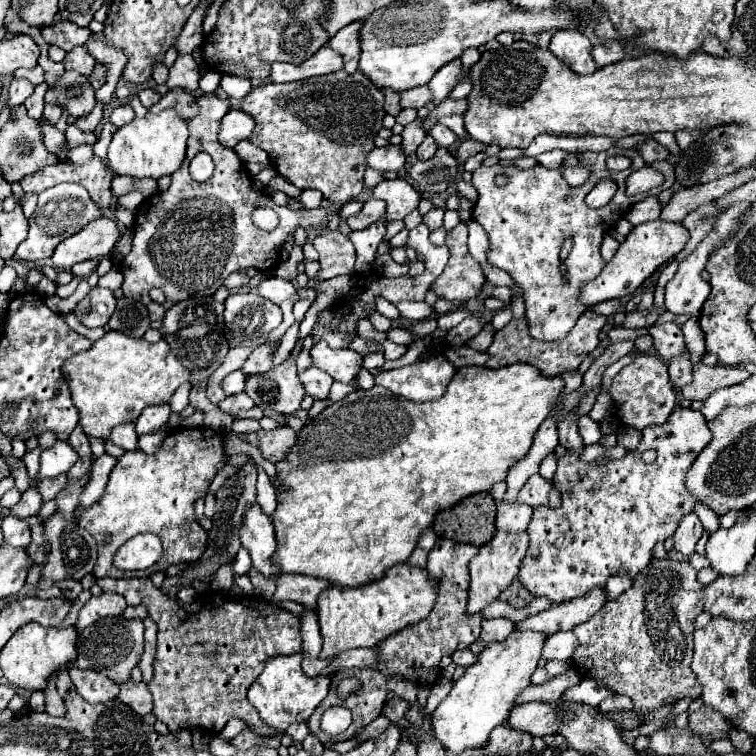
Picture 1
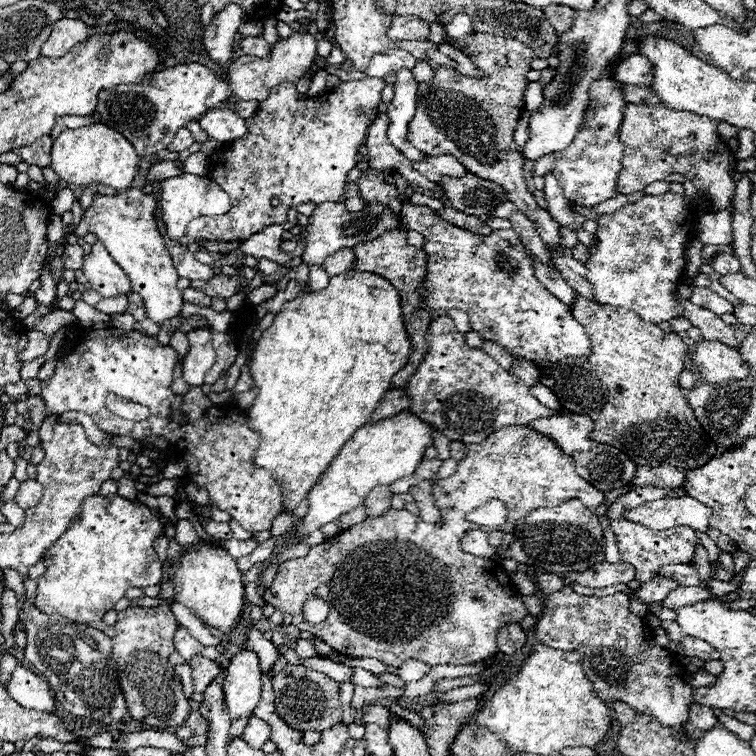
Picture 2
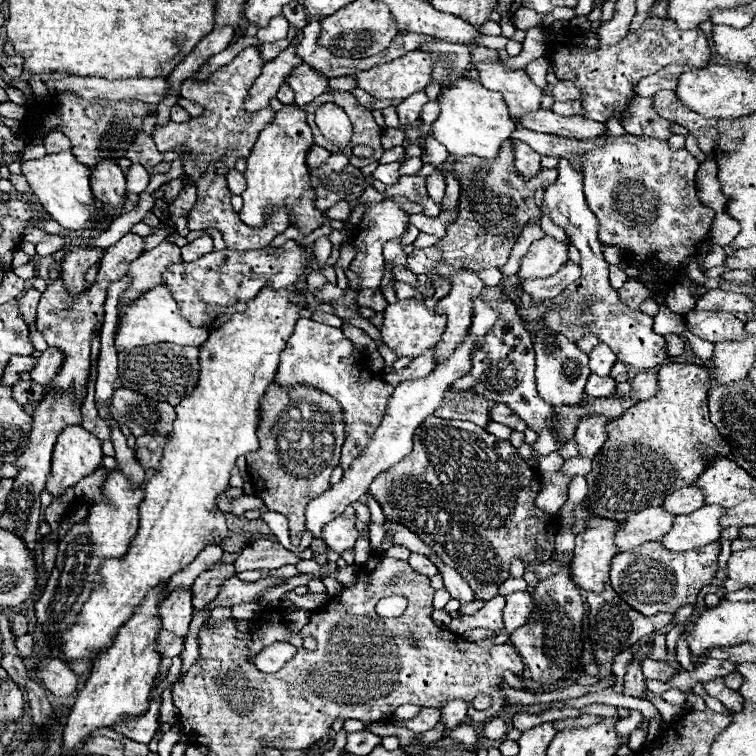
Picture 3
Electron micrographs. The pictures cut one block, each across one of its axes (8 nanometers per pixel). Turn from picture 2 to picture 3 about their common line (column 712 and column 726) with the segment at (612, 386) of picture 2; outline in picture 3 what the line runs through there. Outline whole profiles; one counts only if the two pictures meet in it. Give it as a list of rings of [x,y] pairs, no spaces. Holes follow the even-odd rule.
[[[664,364],[658,370],[658,394],[646,402],[636,404],[626,410],[620,418],[612,420],[606,428],[608,440],[602,450],[592,460],[592,470],[586,474],[588,482],[588,508],[600,518],[610,518],[622,522],[626,516],[642,512],[644,508],[662,506],[664,498],[678,488],[690,486],[714,460],[716,456],[726,456],[730,452],[726,440],[718,434],[716,426],[708,418],[708,390],[710,376],[706,368],[696,364]]]

